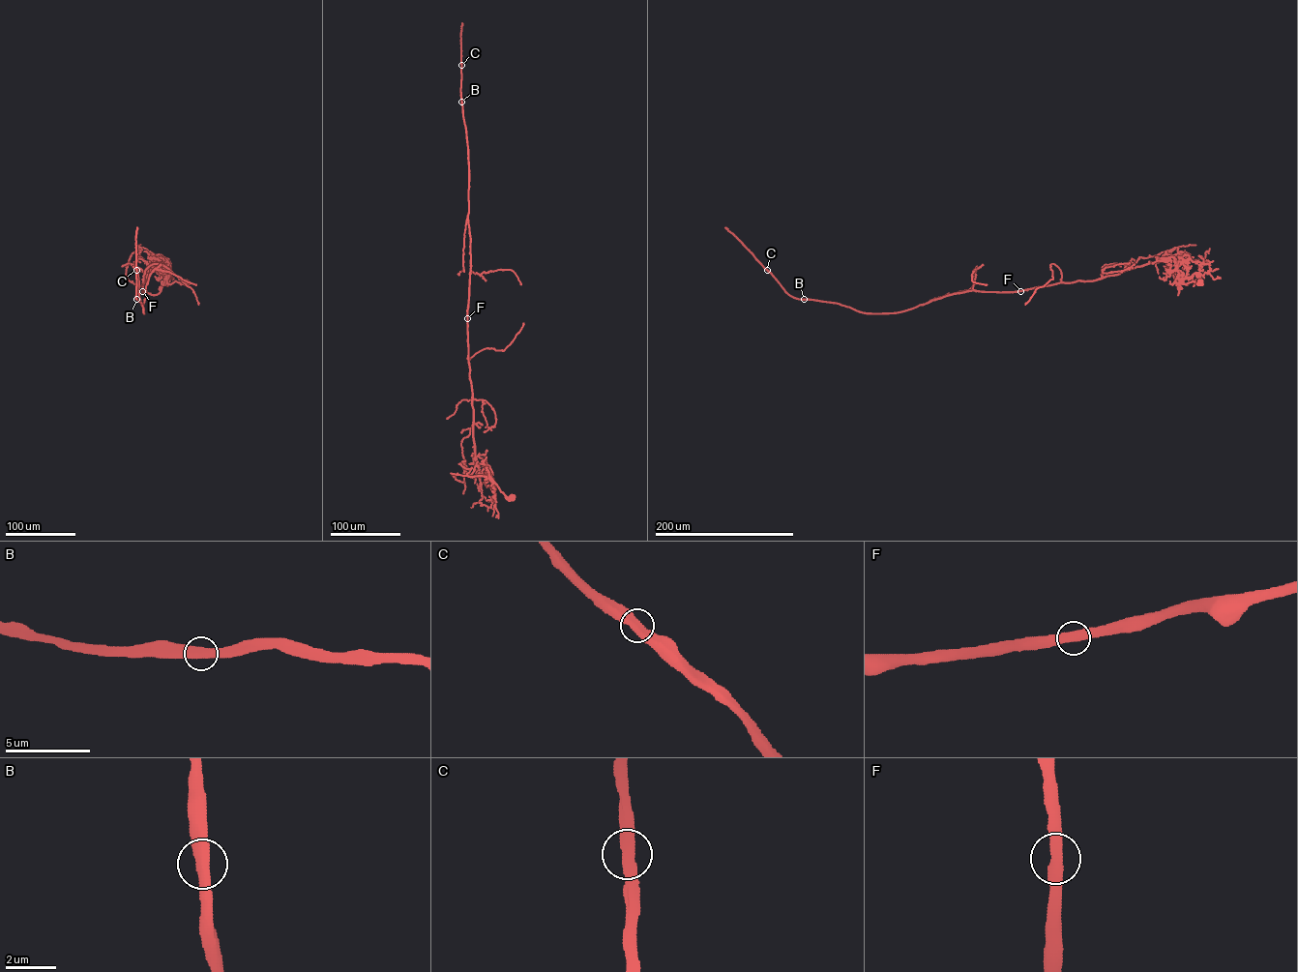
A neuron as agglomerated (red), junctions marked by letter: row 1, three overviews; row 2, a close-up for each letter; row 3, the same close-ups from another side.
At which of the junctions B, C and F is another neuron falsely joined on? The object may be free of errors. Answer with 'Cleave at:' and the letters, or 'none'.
Cleave at: none

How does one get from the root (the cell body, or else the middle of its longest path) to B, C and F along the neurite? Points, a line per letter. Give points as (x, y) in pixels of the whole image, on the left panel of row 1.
B: (187, 282), (167, 283), (158, 262), (151, 261), (142, 285), (144, 313), (136, 299)
C: (187, 282), (167, 283), (158, 262), (151, 261), (142, 285), (144, 313), (135, 298), (136, 270)
F: (187, 282), (167, 283), (158, 262), (151, 261), (142, 291)

